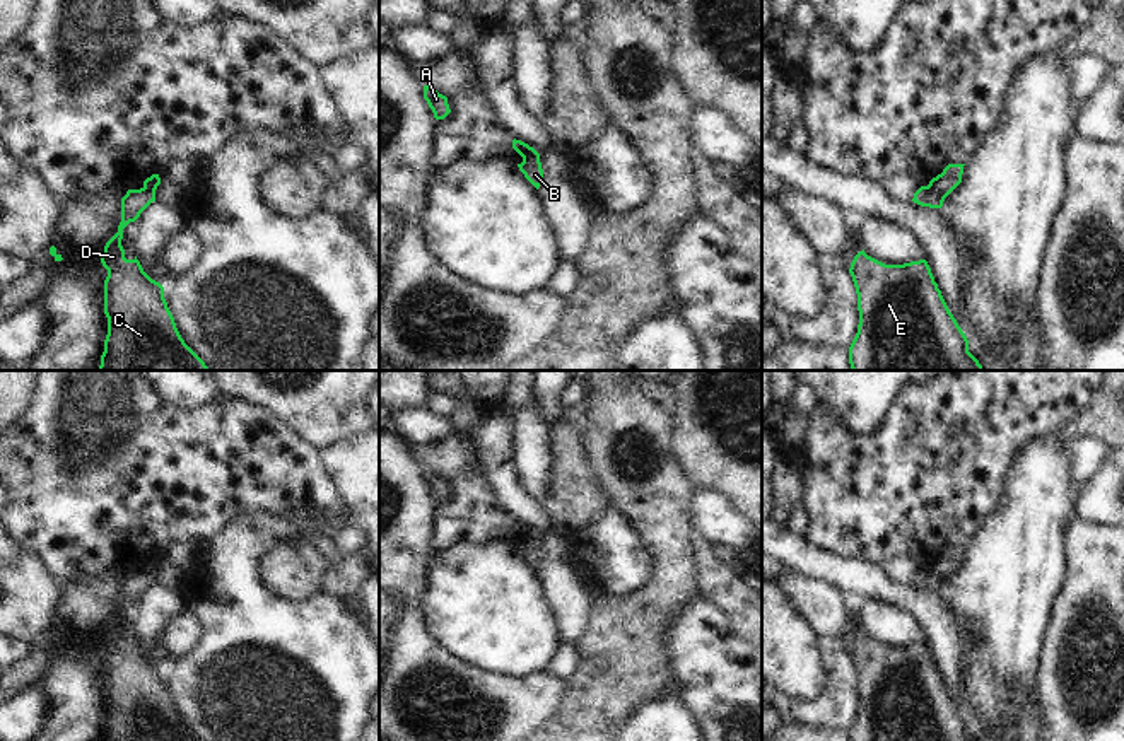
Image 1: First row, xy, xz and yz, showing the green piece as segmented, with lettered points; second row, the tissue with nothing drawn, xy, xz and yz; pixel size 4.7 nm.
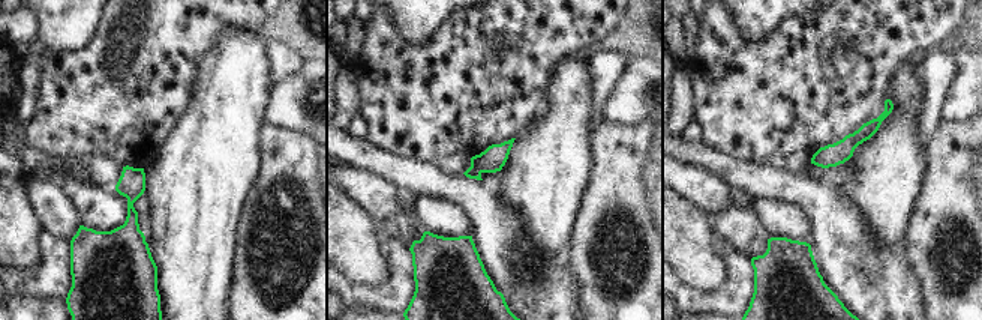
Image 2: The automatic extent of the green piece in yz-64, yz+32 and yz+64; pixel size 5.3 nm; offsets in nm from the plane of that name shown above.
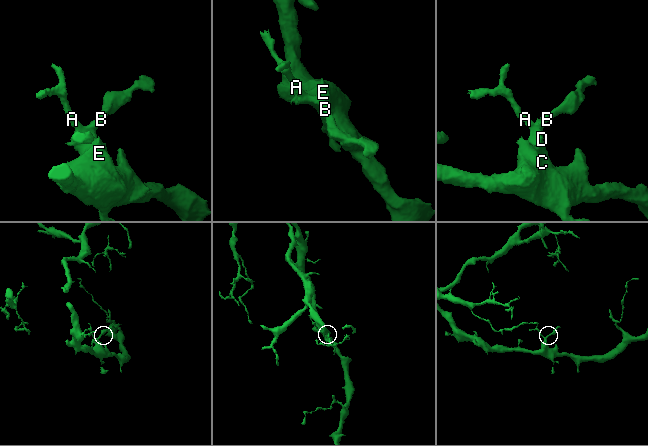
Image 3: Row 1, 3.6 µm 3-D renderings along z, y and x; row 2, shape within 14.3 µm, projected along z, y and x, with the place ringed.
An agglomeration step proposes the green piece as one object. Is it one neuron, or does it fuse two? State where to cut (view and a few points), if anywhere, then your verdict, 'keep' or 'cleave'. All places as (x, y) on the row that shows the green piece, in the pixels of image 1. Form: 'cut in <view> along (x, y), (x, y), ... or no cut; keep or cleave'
cut in yz along (928, 185), (943, 198); cleave

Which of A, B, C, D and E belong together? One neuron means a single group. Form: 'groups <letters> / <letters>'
groups A C D E / B

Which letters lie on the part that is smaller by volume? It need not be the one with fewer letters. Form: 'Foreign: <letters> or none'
Foreign: B

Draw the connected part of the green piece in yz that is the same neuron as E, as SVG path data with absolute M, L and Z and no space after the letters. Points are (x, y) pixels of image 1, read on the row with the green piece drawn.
M859 251L849 268L859 324L849 347L852 370L984 370L950 312L926 260L885 265Z

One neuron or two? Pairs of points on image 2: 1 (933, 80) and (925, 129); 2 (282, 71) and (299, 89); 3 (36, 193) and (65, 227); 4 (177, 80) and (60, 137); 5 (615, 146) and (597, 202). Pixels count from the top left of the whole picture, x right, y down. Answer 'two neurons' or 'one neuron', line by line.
1: one neuron
2: two neurons
3: one neuron
4: one neuron
5: one neuron

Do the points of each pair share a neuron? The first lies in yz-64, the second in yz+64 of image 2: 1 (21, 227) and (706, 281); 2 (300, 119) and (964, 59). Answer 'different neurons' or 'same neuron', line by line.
1: same neuron
2: same neuron

